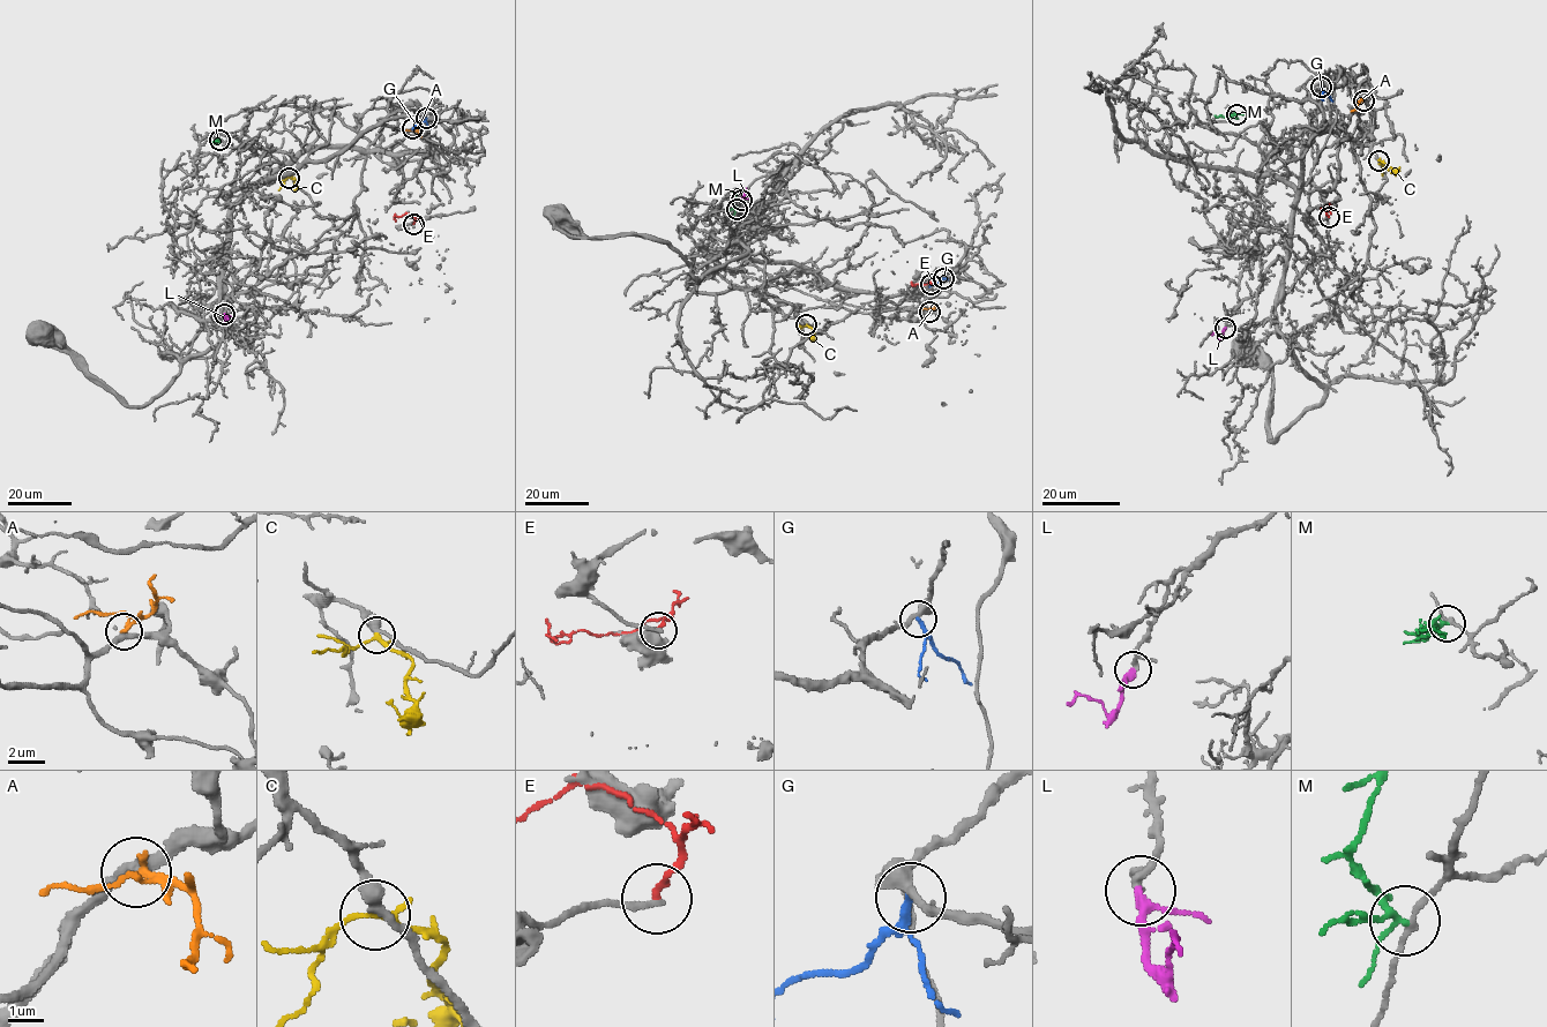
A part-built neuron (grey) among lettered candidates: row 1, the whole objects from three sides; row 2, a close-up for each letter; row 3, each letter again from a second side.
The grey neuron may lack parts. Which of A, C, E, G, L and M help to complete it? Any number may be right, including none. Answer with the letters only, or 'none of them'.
L

